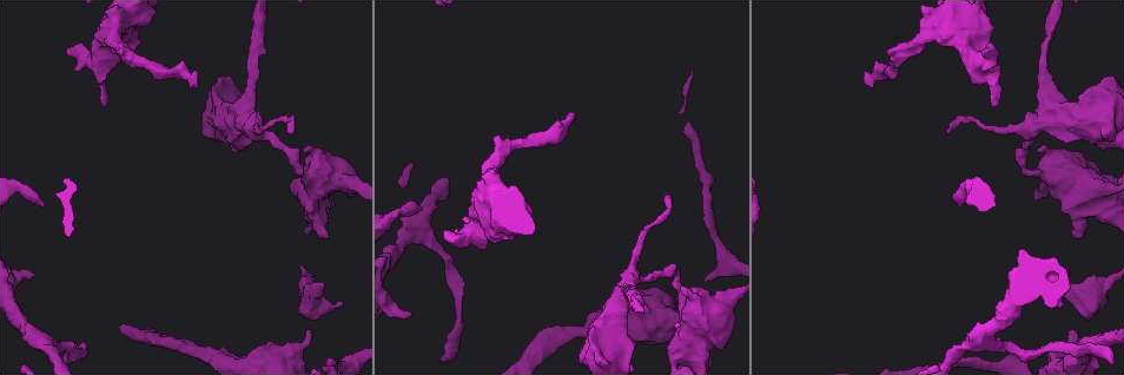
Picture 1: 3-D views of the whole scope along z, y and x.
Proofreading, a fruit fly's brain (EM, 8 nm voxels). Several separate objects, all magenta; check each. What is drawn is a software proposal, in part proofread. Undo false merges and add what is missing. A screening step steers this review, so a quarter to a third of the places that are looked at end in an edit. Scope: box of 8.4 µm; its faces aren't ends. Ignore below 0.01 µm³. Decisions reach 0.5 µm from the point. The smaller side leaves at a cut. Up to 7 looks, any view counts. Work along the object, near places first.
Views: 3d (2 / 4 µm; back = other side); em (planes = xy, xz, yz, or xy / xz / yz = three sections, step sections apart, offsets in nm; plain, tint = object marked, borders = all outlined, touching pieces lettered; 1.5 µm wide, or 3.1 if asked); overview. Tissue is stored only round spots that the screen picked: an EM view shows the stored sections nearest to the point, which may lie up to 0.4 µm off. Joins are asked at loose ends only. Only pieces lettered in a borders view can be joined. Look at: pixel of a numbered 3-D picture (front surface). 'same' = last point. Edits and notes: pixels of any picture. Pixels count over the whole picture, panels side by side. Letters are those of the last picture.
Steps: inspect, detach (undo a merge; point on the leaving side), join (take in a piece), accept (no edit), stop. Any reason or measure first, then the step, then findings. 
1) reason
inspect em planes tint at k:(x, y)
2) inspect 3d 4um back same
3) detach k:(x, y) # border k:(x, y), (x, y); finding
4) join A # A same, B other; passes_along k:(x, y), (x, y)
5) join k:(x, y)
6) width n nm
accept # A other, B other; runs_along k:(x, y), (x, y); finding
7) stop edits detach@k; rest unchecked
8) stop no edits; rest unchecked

sudden change in width
inspect 3d 4um at 1:(674, 282)

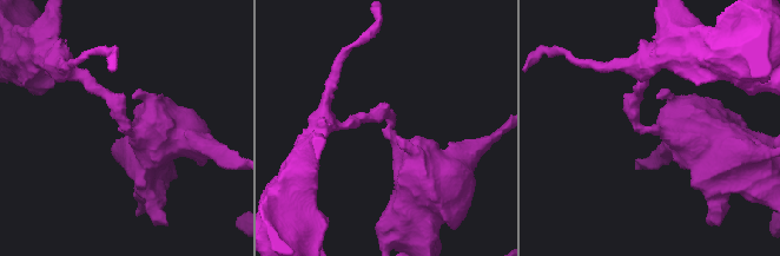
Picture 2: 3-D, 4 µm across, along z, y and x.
arm_widths 190, 800 nm; shape alone is not enough
inspect em planes borders at 2:(388, 126)

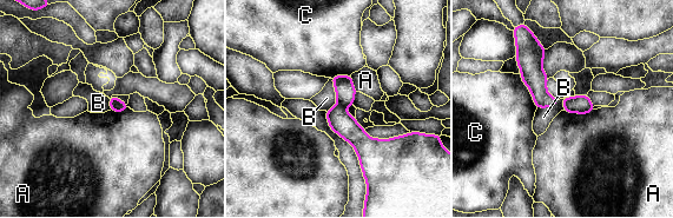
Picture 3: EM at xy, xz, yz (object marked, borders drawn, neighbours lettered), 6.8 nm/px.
detach 3:(343, 124) # A other, B other, C other; two neurons meet here

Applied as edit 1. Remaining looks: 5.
redraw
inspect overview

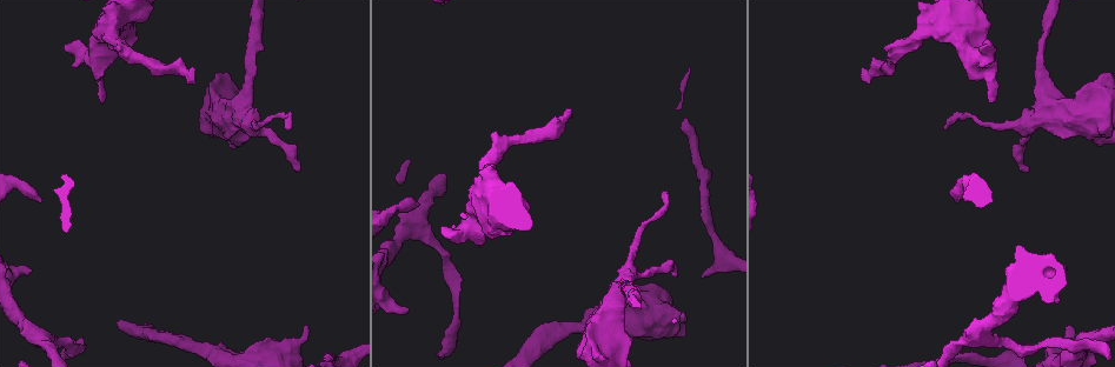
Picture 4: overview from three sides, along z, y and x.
an open end
inspect 3d 2um at 4:(1066, 265)

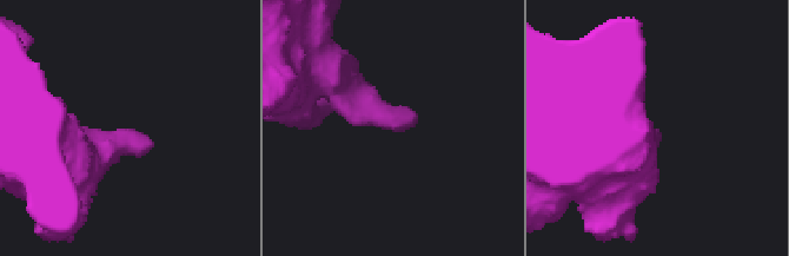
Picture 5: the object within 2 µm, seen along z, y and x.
now the EM
inspect em yz step 4 borders at 5:(152, 142)

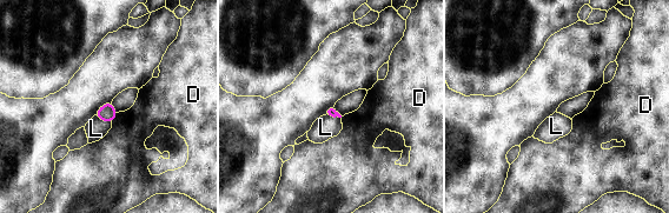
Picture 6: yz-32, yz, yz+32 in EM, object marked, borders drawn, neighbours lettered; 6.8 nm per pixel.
accept # D other, L other; border 6:(94, 115), (111, 122); no lettered piece goes on from it

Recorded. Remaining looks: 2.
stop edits detach@3; rest unchecked

